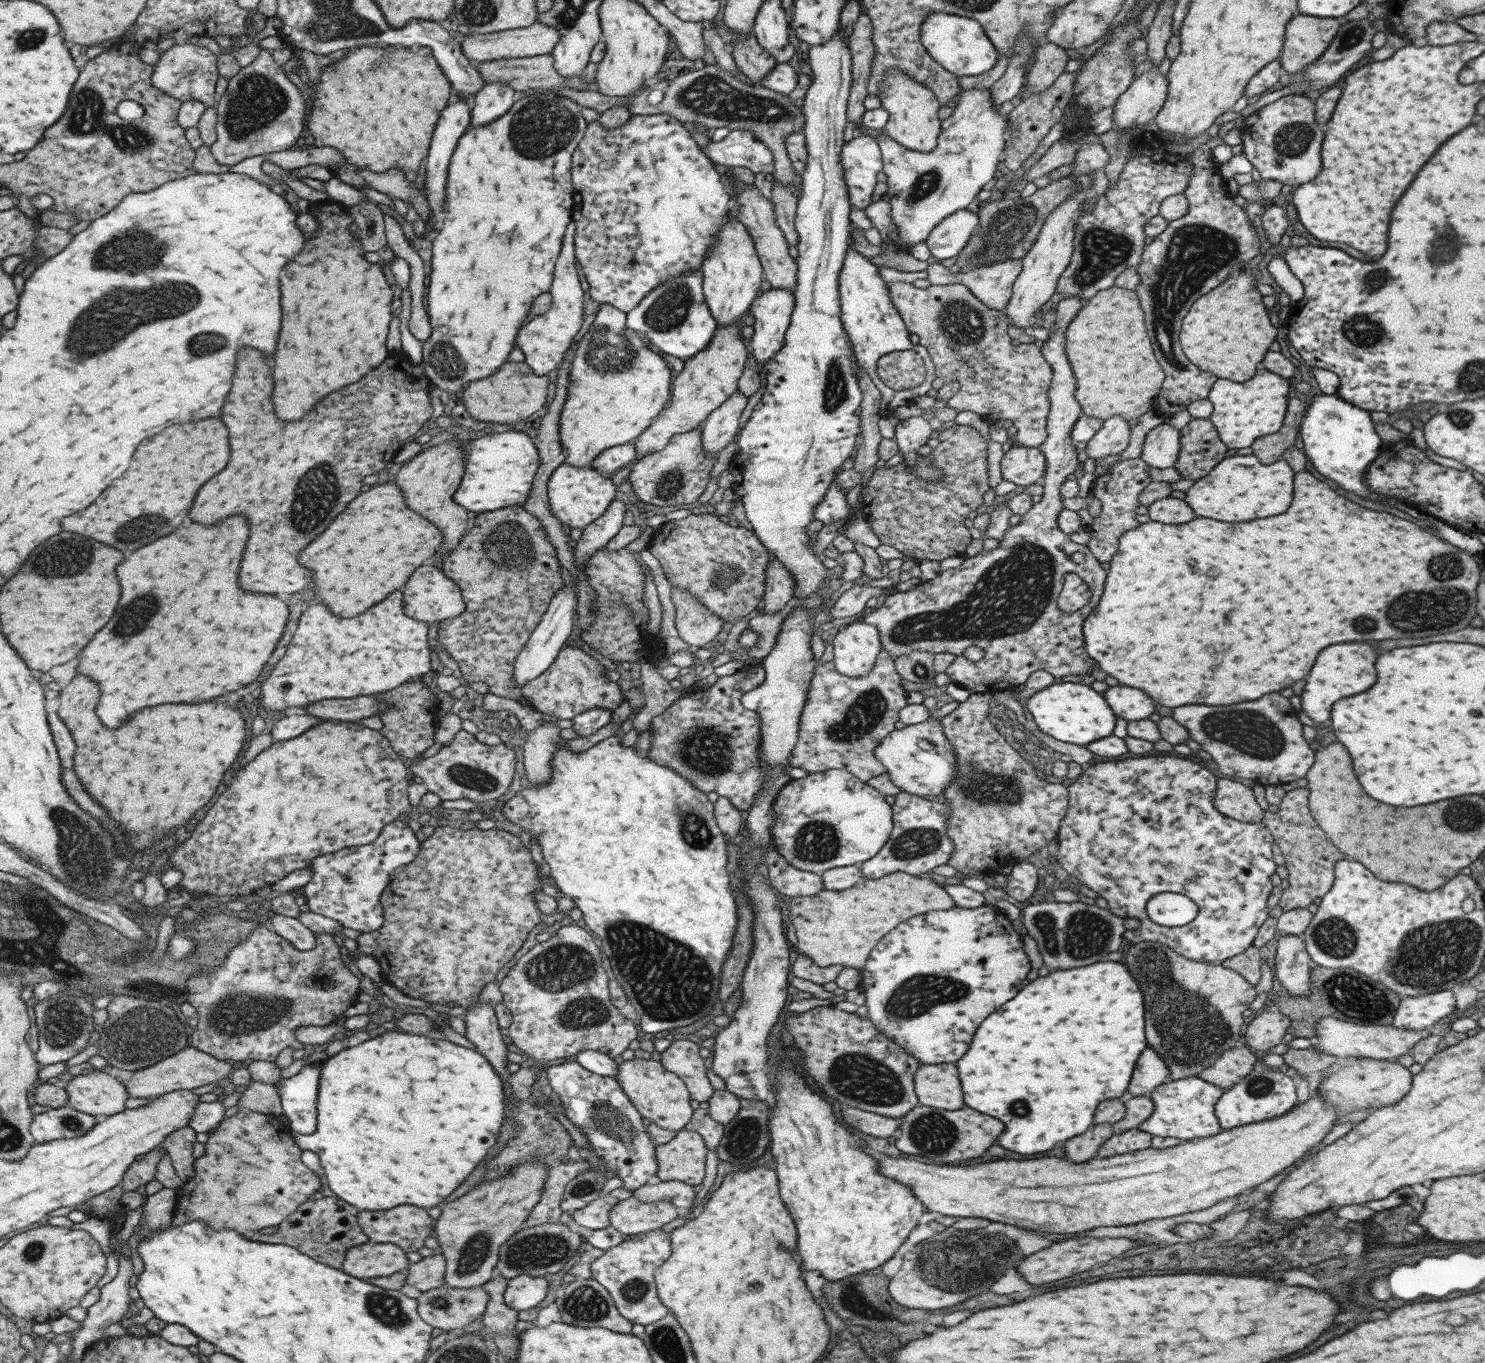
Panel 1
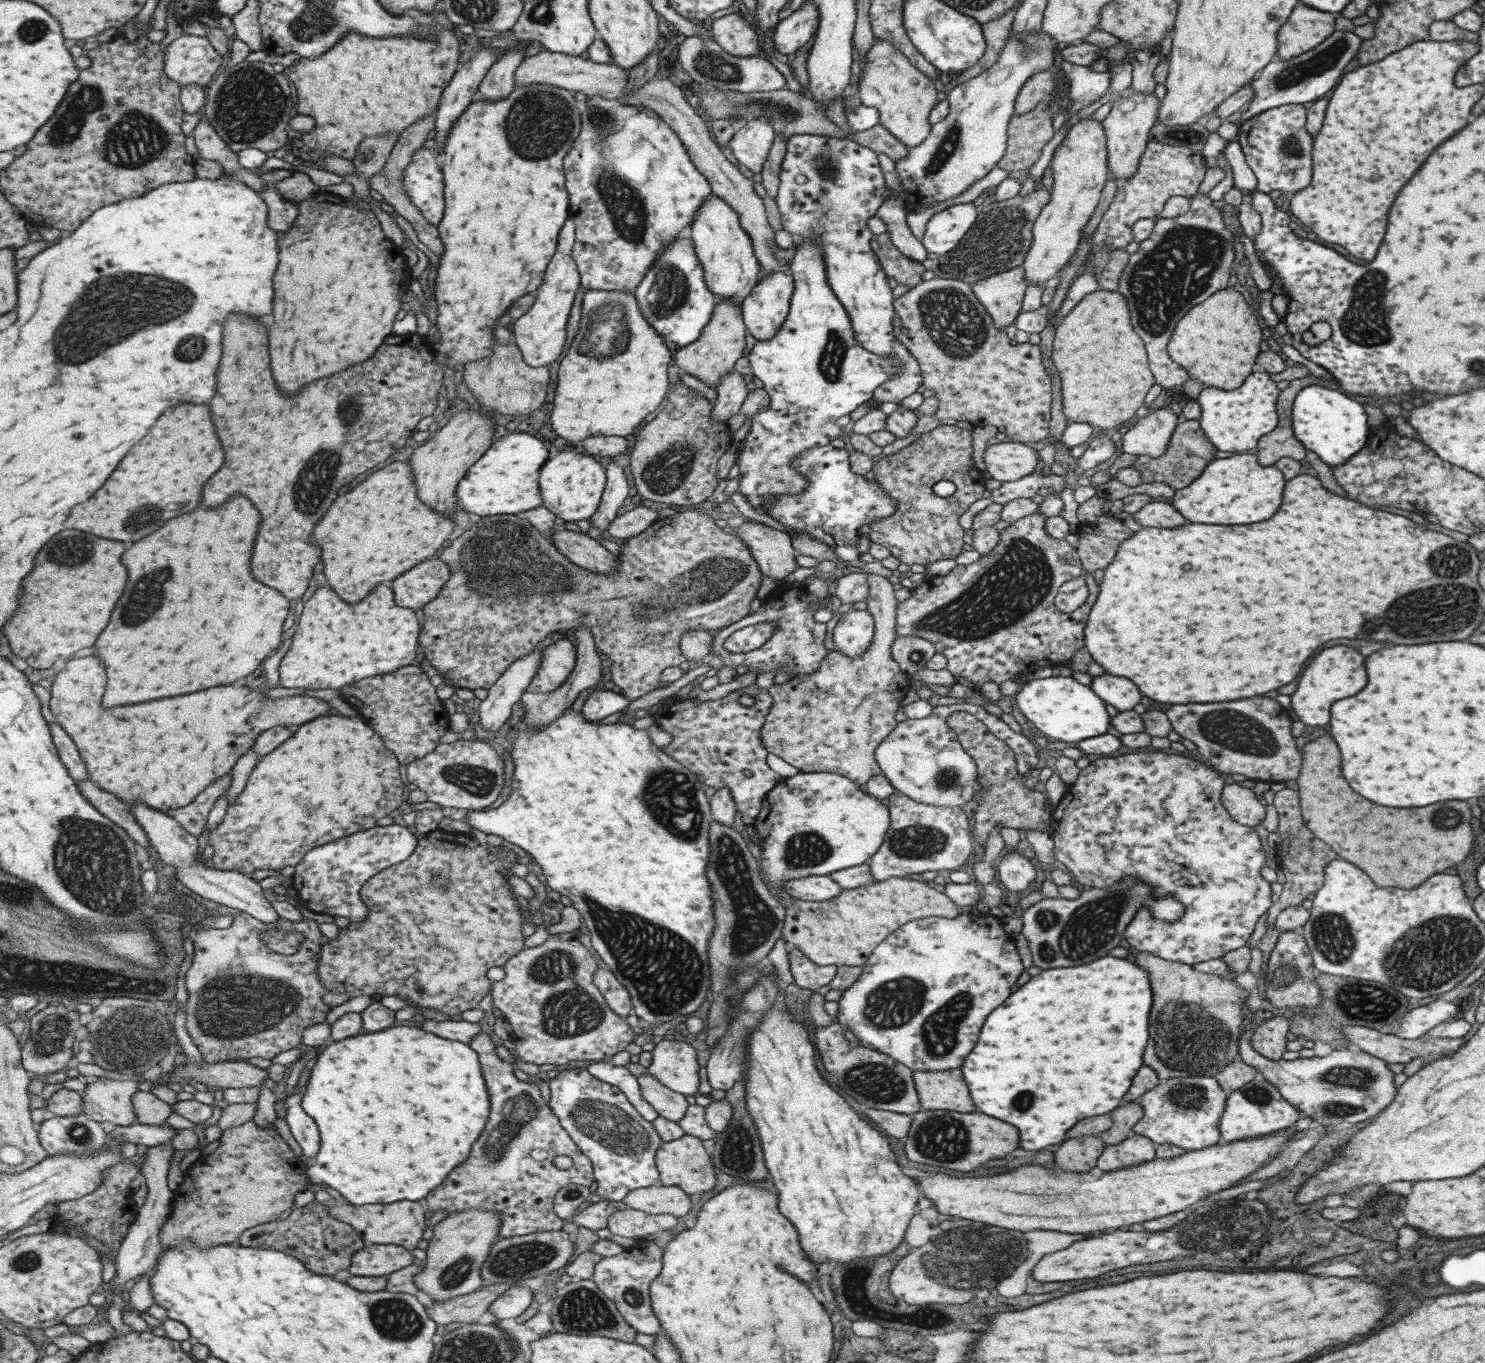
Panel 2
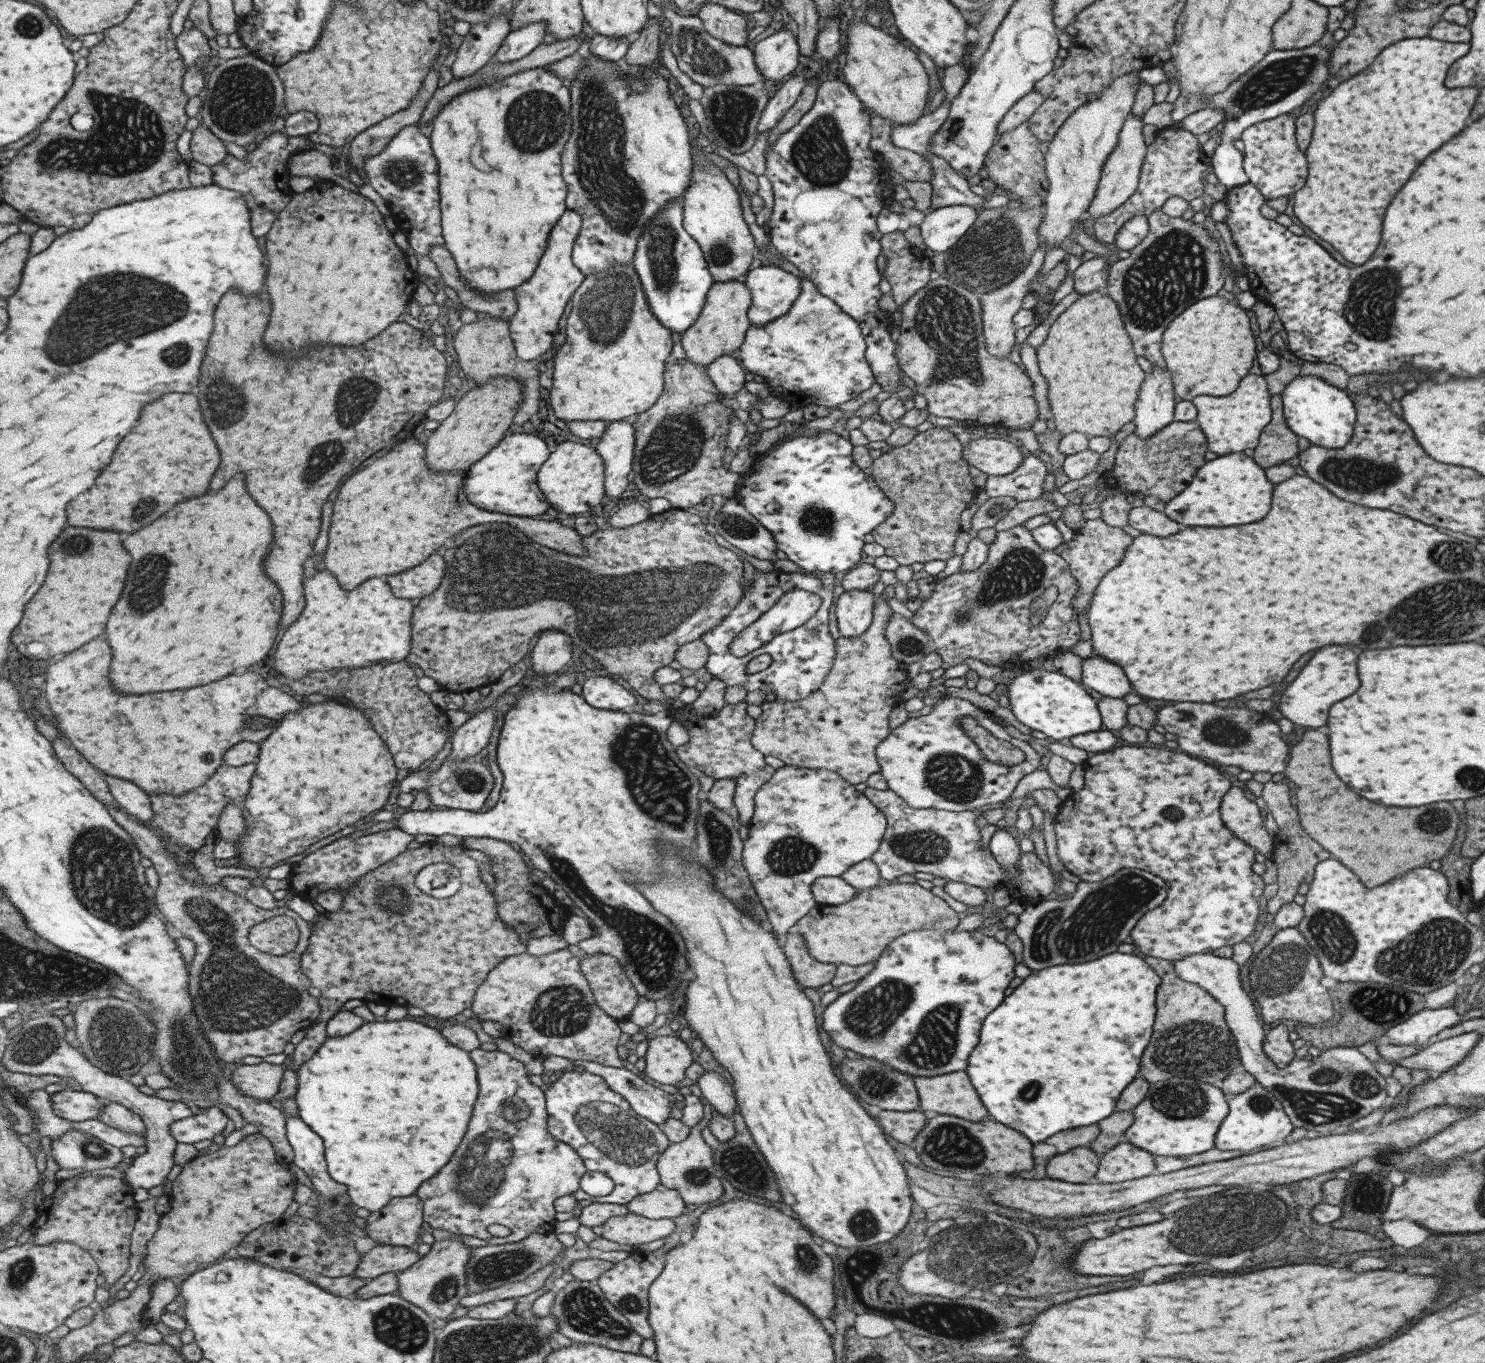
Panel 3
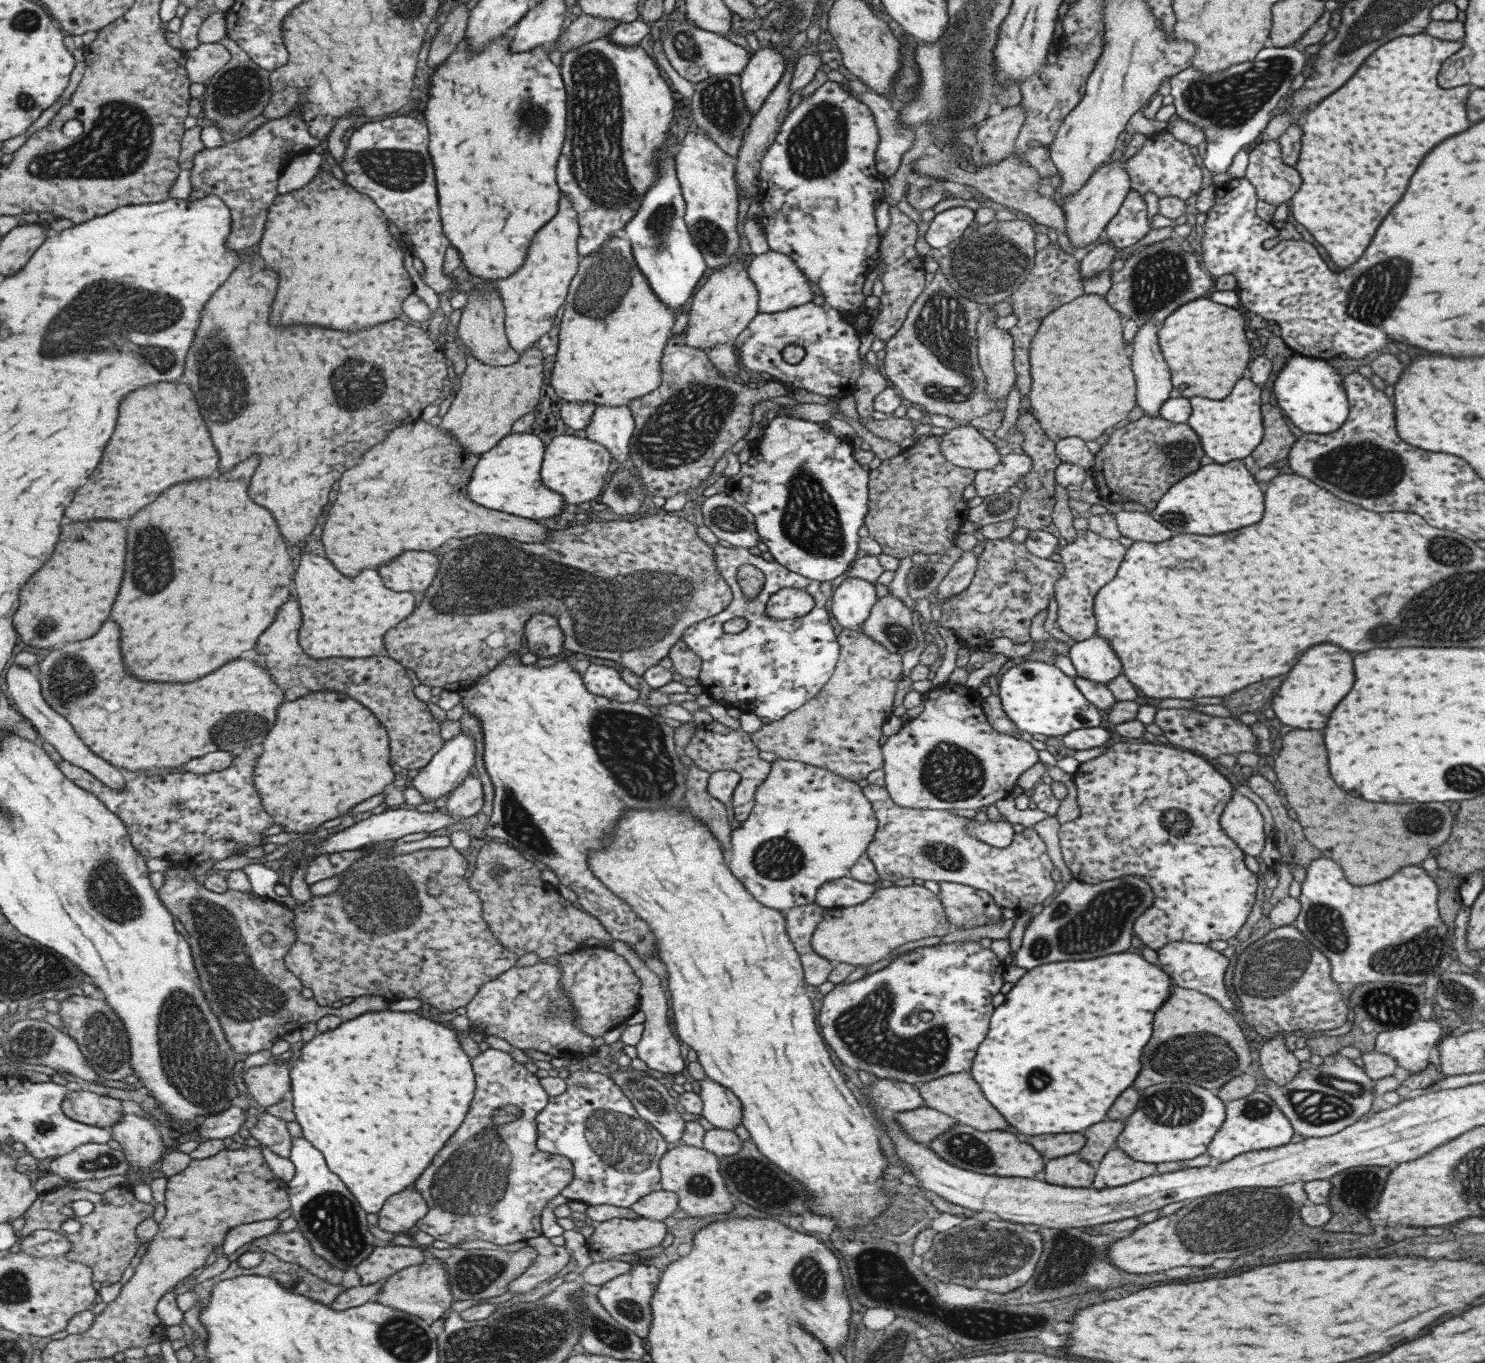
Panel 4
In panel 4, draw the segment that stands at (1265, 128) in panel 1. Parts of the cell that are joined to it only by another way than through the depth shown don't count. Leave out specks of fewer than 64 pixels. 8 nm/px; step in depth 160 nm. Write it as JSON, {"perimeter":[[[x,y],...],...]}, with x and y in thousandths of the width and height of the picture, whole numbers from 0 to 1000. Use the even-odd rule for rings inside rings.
{"perimeter":[[[860,102],[845,104],[840,112],[838,131],[845,139],[846,145],[861,151],[867,148],[875,138],[875,129],[863,119]]]}

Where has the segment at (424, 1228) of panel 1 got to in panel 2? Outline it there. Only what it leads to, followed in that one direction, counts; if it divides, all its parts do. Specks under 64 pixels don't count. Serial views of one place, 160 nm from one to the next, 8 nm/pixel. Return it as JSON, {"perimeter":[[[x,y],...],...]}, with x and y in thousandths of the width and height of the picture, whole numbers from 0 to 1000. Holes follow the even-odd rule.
{"perimeter":[[[269,880],[262,883],[224,884],[220,888],[223,893],[236,899],[244,910],[247,910],[251,913],[265,913],[276,918],[284,909],[284,905],[288,899],[286,888],[286,886],[284,882]]]}

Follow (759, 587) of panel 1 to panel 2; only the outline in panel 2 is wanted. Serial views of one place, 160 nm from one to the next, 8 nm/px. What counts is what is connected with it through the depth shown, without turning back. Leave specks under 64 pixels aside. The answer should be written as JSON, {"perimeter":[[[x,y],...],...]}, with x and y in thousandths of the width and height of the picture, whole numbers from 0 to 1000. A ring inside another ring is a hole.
{"perimeter":[[[467,375],[457,376],[456,379],[449,380],[442,380],[433,390],[428,393],[420,395],[420,399],[417,401],[415,409],[415,417],[411,420],[411,424],[405,423],[405,420],[400,420],[395,417],[383,412],[376,404],[372,400],[368,395],[364,393],[363,390],[355,383],[353,380],[347,377],[339,377],[327,379],[318,381],[316,384],[311,387],[308,391],[308,394],[303,397],[303,400],[296,404],[294,406],[302,417],[303,424],[298,428],[298,432],[295,434],[294,442],[289,441],[284,445],[285,459],[282,461],[281,471],[284,475],[286,483],[292,490],[294,490],[295,494],[298,496],[299,500],[304,503],[319,506],[320,505],[329,506],[341,492],[346,484],[350,481],[358,478],[362,471],[365,470],[370,464],[374,462],[384,461],[387,462],[389,459],[395,459],[395,462],[399,467],[400,475],[411,484],[411,499],[418,506],[417,508],[424,515],[438,508],[445,503],[444,494],[446,491],[451,489],[456,489],[462,483],[458,479],[458,468],[463,462],[476,462],[480,463],[483,461],[487,461],[490,458],[496,456],[500,453],[504,448],[504,442],[508,438],[508,434],[513,426],[512,419],[507,409],[505,407],[504,403],[500,399],[500,397],[496,392],[487,391],[486,387],[483,387],[480,384],[480,382],[476,377],[469,377]],[[310,468],[312,468],[312,474],[313,470],[317,471],[319,468],[328,468],[325,471],[329,471],[335,478],[332,480],[337,480],[337,481],[310,481]]]}

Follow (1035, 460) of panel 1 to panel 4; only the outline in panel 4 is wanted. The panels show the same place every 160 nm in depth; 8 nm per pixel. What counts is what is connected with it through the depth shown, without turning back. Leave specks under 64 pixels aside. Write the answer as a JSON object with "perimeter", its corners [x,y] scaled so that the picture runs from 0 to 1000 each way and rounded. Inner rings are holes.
{"perimeter":[[[653,312],[636,315],[632,332],[642,342],[656,346],[669,343],[673,337],[669,326]]]}

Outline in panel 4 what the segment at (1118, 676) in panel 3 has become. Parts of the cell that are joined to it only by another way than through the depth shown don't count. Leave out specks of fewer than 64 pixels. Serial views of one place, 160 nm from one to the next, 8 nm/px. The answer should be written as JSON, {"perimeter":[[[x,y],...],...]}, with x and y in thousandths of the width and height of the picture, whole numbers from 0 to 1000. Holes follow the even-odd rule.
{"perimeter":[[[739,466],[724,470],[719,475],[719,482],[725,495],[744,503],[755,492],[754,484],[747,475],[747,471]]]}

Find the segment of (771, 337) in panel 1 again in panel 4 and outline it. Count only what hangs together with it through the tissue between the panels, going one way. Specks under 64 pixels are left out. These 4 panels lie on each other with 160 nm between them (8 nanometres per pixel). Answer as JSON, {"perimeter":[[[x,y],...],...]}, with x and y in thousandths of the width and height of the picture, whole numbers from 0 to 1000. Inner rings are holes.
{"perimeter":[[[518,183],[514,186],[505,189],[502,197],[504,203],[510,213],[510,229],[511,230],[530,228],[531,226],[535,226],[547,220],[548,216],[545,211],[544,204],[529,186]]]}

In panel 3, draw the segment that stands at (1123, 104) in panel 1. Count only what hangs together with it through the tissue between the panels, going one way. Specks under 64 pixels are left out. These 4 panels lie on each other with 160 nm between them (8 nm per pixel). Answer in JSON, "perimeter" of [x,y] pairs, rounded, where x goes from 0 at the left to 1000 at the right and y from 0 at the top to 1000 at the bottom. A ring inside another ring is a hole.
{"perimeter":[[[761,82],[756,89],[754,96],[753,97],[752,106],[749,111],[747,112],[745,117],[743,120],[740,135],[737,139],[737,145],[735,146],[731,157],[728,161],[738,161],[743,157],[747,157],[749,154],[753,153],[763,142],[766,136],[766,129],[768,122],[771,114],[772,107],[768,99],[769,84],[765,85]]]}

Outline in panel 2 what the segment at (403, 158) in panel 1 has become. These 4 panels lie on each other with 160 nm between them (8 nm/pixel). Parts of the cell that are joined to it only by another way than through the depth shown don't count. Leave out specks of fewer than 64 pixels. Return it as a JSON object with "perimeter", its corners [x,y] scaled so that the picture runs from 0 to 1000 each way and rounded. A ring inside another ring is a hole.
{"perimeter":[[[286,10],[286,12],[289,12],[289,16],[290,16],[290,18],[289,20],[290,20],[290,21],[292,21],[292,23],[292,23],[292,29],[292,29],[283,29],[281,27],[277,27],[277,26],[275,26],[275,26],[266,26],[265,27],[259,27],[259,28],[247,28],[247,26],[244,26],[244,25],[239,25],[239,23],[234,23],[234,25],[232,25],[232,26],[230,26],[228,29],[227,32],[222,34],[222,35],[220,36],[219,39],[215,40],[215,41],[213,41],[209,43],[207,43],[207,42],[202,42],[199,45],[197,45],[195,49],[193,49],[191,51],[191,53],[192,54],[194,54],[195,59],[196,59],[197,60],[197,62],[199,63],[199,71],[201,72],[201,79],[199,79],[200,84],[201,84],[201,84],[206,84],[208,85],[211,85],[211,87],[212,87],[211,96],[211,97],[205,97],[203,99],[203,104],[205,105],[210,110],[215,110],[215,109],[217,112],[222,112],[222,113],[225,113],[226,114],[229,114],[230,116],[237,117],[238,115],[239,111],[241,109],[242,106],[243,106],[243,104],[244,104],[244,101],[244,101],[250,101],[250,100],[247,100],[247,98],[257,98],[257,97],[270,97],[270,95],[271,95],[271,94],[274,94],[274,92],[275,92],[275,91],[277,91],[277,90],[279,90],[279,88],[281,88],[281,87],[284,87],[284,85],[286,85],[286,84],[289,84],[289,82],[290,82],[290,81],[292,81],[292,79],[293,79],[293,78],[294,78],[294,73],[296,73],[296,70],[297,70],[298,66],[300,65],[300,63],[301,63],[301,61],[302,60],[304,55],[306,54],[306,51],[307,51],[308,48],[309,48],[311,42],[310,41],[310,39],[309,39],[309,32],[308,31],[308,29],[306,29],[306,27],[305,26],[305,23],[302,21],[299,21],[299,22],[294,21],[293,20],[292,20],[292,19],[292,18],[292,13],[290,13],[290,10]]]}

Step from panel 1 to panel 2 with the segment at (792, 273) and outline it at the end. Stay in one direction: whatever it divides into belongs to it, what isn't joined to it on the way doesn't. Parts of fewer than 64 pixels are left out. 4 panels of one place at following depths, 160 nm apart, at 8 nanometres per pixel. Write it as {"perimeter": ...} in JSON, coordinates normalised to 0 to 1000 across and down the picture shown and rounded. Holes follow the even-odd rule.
{"perimeter":[[[440,56],[432,65],[426,68],[426,70],[422,72],[422,76],[432,76],[433,79],[438,80],[455,96],[456,101],[460,105],[467,122],[475,131],[479,142],[487,146],[497,157],[498,164],[504,172],[508,187],[514,198],[516,200],[531,200],[531,194],[523,193],[522,189],[521,189],[521,186],[518,183],[519,180],[523,180],[521,177],[521,169],[519,169],[519,167],[516,164],[514,147],[507,141],[507,134],[504,131],[504,128],[499,123],[495,123],[487,115],[481,103],[477,100],[477,92],[468,83],[468,81],[459,70],[457,64],[453,62],[452,59],[450,58],[442,58]]]}

